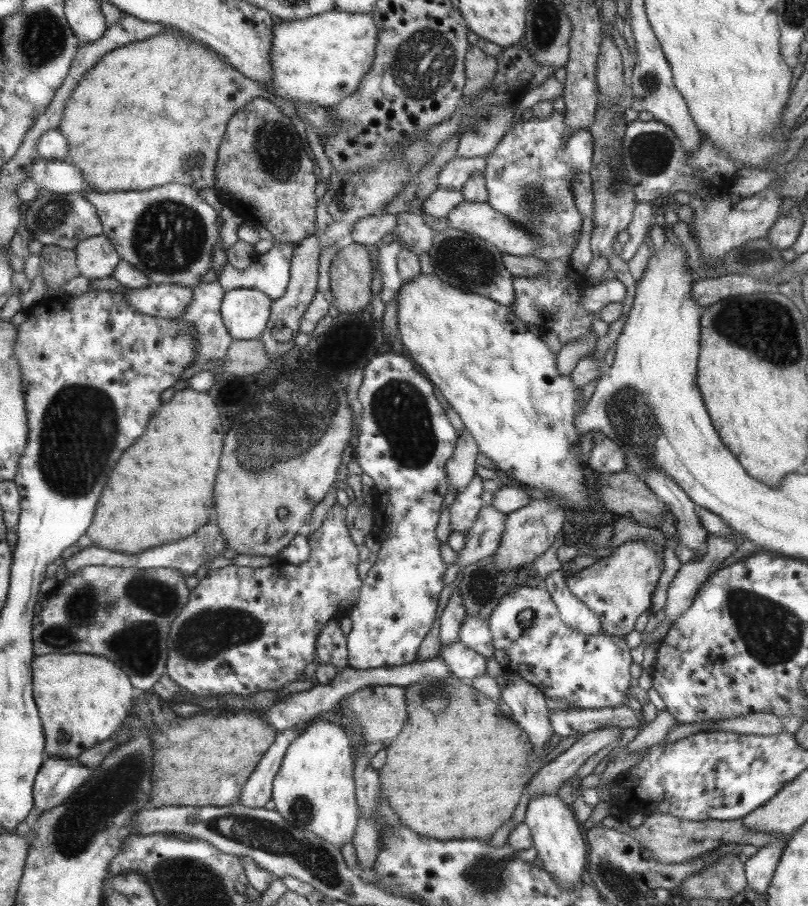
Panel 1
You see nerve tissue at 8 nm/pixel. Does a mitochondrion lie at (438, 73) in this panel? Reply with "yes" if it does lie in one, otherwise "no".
yes

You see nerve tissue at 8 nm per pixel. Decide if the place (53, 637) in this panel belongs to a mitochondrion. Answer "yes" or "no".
yes

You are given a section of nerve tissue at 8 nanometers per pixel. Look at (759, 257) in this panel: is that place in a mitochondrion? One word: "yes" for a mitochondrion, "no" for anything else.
yes

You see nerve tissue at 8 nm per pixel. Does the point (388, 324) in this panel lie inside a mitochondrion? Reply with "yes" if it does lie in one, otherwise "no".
no

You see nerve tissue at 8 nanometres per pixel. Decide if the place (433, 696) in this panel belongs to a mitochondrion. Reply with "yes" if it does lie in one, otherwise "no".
yes

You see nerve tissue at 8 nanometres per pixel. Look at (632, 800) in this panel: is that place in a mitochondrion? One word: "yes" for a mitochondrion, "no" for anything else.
no

